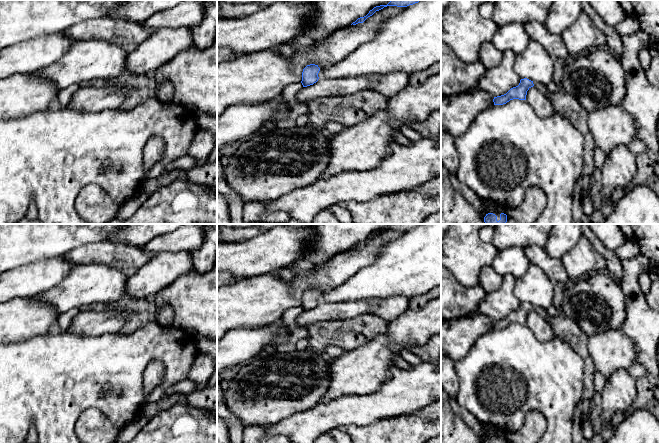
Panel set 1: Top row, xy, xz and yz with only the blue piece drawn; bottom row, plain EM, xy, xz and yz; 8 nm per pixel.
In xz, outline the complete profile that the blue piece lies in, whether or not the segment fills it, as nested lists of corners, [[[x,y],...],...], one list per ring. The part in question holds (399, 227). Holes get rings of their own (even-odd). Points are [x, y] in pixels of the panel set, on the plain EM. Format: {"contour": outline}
{"contour": [[[391,224],[387,229],[380,229],[374,231],[372,234],[369,235],[369,237],[364,240],[358,242],[355,246],[353,246],[353,249],[356,249],[358,247],[363,247],[368,241],[372,240],[376,235],[379,235],[387,230],[397,230],[397,231],[407,231],[409,229],[413,229],[415,227],[418,227],[421,224]]]}

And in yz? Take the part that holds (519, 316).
{"contour": [[[527,302],[521,303],[519,309],[511,312],[506,318],[494,321],[494,329],[503,329],[513,323],[526,324],[527,315],[533,310],[550,324],[556,338],[567,343],[582,359],[589,357],[588,335],[577,323],[563,314],[550,317],[547,309]]]}

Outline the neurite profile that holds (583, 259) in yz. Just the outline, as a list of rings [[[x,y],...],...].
[[[581,236],[561,260],[571,282],[593,273],[607,271],[606,259],[585,236]]]

